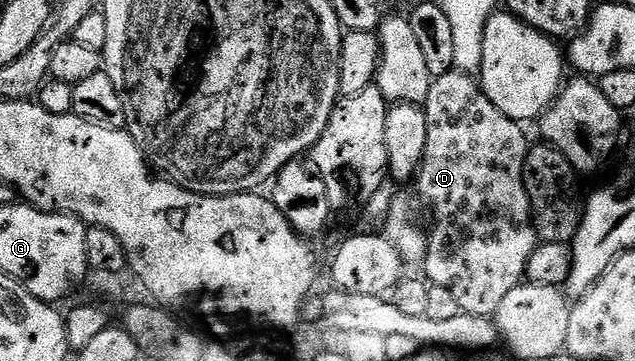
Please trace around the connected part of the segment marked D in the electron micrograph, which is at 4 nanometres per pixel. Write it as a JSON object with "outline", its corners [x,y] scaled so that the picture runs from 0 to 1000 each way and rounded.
{"outline":[[[713,194],[685,213],[677,238],[677,260],[665,296],[671,316],[671,349],[674,352],[671,427],[665,427],[665,449],[654,482],[652,512],[655,510],[657,526],[674,551],[674,565],[680,573],[680,598],[687,607],[680,620],[680,645],[674,643],[671,654],[674,665],[669,737],[672,778],[676,789],[688,787],[699,795],[718,828],[728,864],[748,875],[780,878],[784,845],[791,839],[791,825],[797,825],[797,814],[803,814],[803,803],[809,803],[827,773],[835,704],[847,673],[844,629],[838,623],[835,548],[828,537],[828,515],[825,512],[825,452],[831,435],[835,388],[825,380],[825,366],[819,357],[824,352],[814,335],[797,327],[797,316],[791,316],[791,305],[784,305],[784,294],[778,294],[778,283],[772,283],[772,271],[765,271],[754,219],[735,199]]]}

